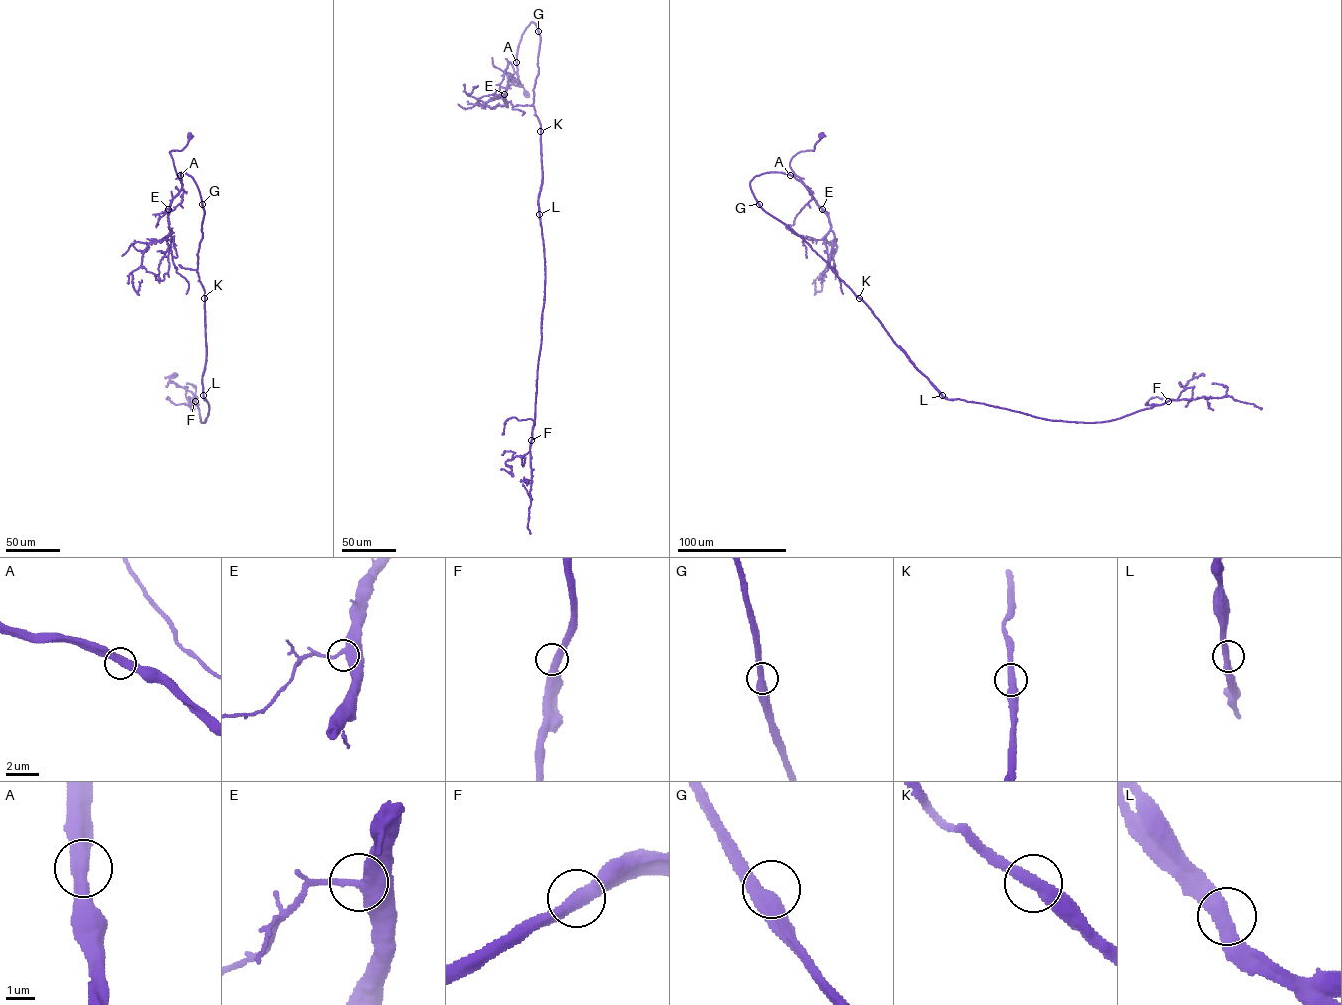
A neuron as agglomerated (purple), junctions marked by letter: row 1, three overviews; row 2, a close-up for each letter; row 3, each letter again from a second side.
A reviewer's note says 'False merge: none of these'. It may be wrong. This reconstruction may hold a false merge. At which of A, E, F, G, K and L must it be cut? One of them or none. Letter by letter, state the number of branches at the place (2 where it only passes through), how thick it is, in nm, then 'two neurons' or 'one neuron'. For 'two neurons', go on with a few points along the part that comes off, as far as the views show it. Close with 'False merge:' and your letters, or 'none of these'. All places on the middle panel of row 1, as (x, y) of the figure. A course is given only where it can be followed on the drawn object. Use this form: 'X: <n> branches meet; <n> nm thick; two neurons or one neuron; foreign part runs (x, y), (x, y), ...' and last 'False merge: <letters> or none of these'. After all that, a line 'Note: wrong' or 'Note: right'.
A: 2 branches meet; 440 nm thick; one neuron
E: 2 branches meet; 440 nm thick; one neuron
F: 2 branches meet; 440 nm thick; one neuron
G: 2 branches meet; 480 nm thick; one neuron
K: 2 branches meet; 440 nm thick; one neuron
L: 2 branches meet; 440 nm thick; two neurons; foreign part runs (539, 214), (537, 201), (542, 171)
False merge: L
Note: wrong

